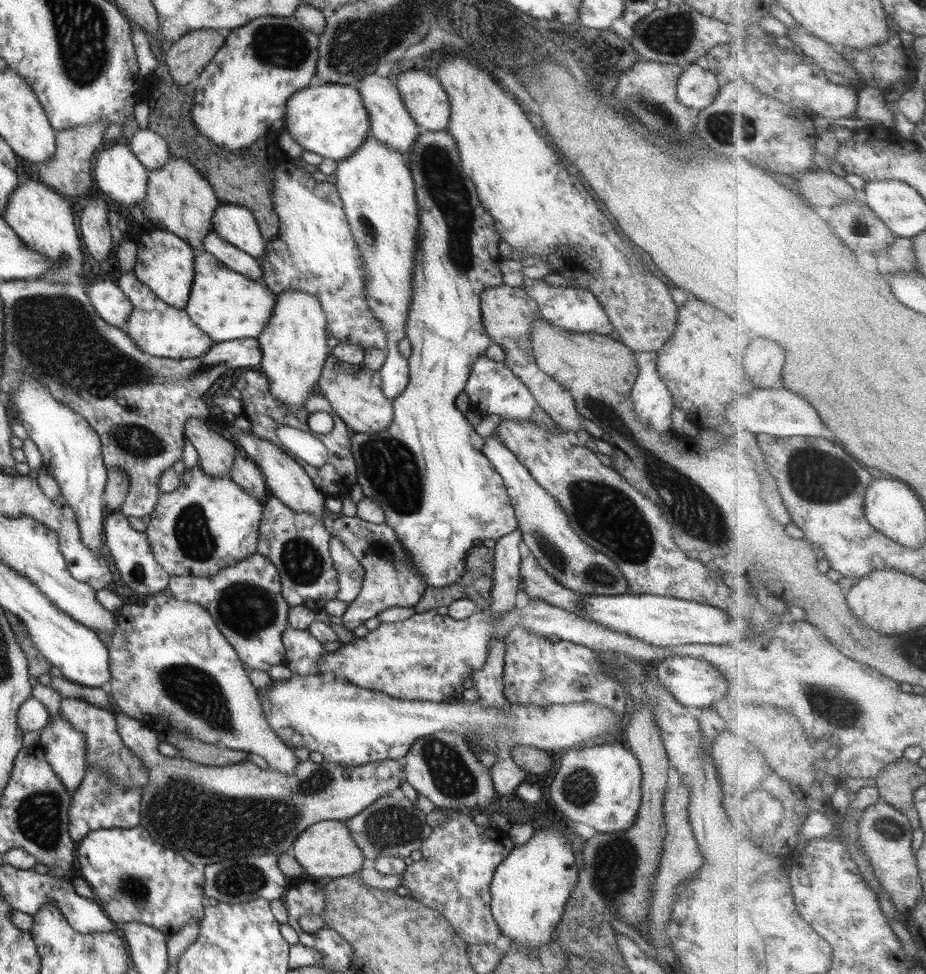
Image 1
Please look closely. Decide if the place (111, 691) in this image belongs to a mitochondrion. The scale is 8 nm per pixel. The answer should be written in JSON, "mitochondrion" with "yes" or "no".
{"mitochondrion":"no"}

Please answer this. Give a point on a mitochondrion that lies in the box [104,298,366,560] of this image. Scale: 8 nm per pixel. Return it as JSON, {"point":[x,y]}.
{"point":[135,440]}

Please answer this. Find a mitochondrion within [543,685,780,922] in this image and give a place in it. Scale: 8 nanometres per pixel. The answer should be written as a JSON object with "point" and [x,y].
{"point":[613,865]}

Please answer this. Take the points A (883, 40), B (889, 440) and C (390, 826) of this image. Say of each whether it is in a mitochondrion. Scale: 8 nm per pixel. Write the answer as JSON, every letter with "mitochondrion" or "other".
{"A":"other","B":"other","C":"mitochondrion"}

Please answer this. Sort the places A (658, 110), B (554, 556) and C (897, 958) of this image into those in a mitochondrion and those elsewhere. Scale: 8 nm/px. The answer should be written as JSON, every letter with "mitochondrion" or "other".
{"A":"mitochondrion","B":"mitochondrion","C":"other"}

